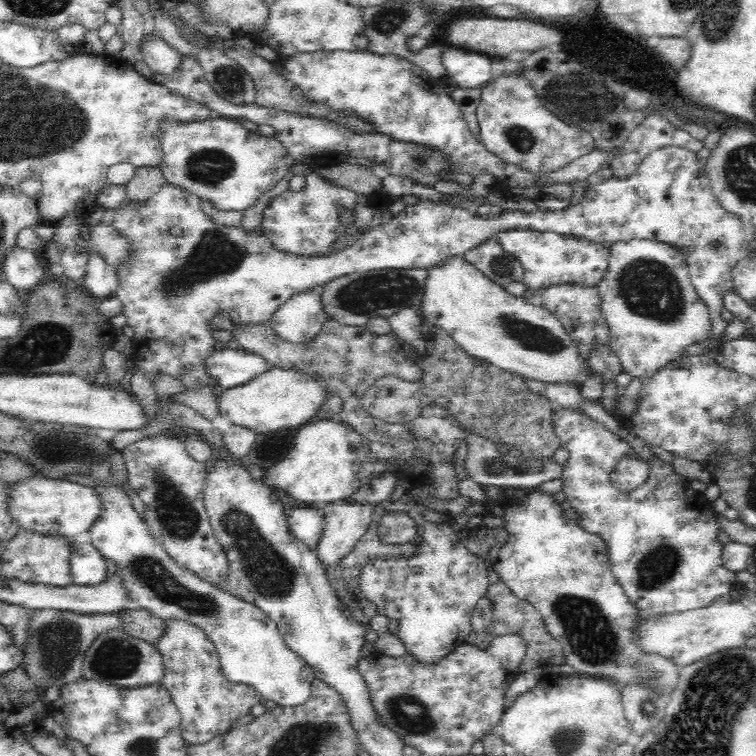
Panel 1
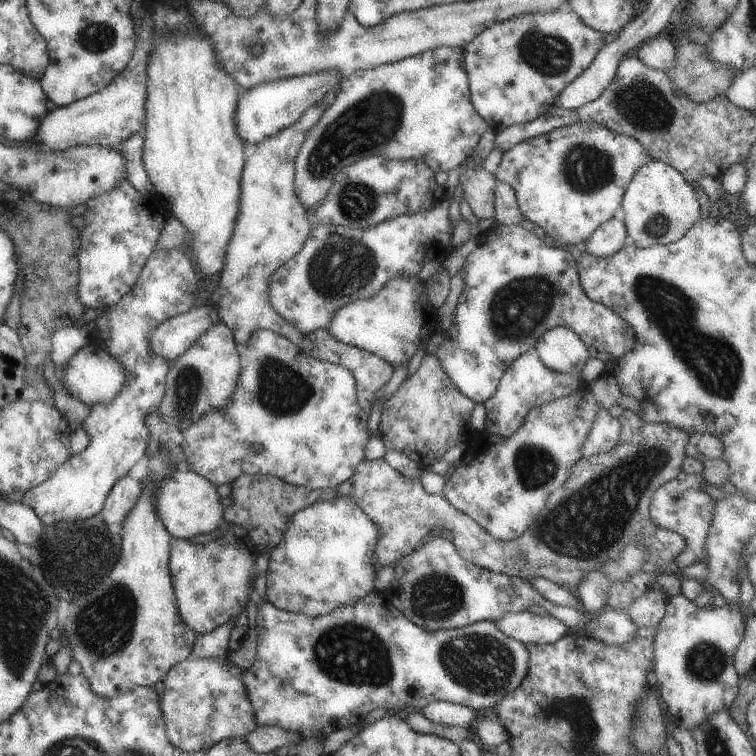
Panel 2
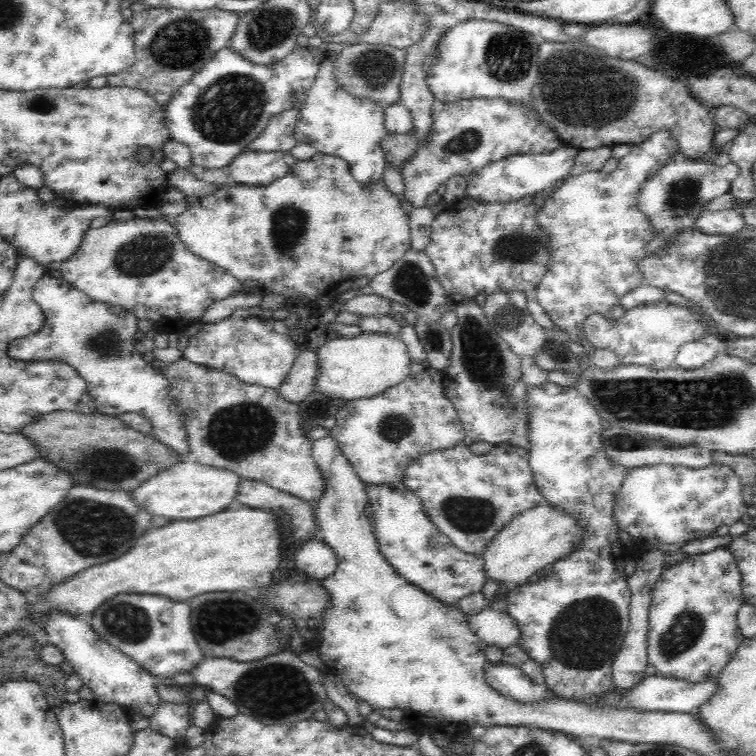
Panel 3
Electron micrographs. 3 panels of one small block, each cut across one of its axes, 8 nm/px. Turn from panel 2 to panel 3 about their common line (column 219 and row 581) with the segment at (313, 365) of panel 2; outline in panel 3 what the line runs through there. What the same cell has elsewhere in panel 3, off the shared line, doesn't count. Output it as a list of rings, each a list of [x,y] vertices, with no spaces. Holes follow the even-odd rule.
[[[404,483],[366,486],[372,506],[372,530],[381,555],[410,584],[436,600],[456,606],[459,600],[482,591],[486,582],[483,555],[461,551],[428,517],[419,496]]]

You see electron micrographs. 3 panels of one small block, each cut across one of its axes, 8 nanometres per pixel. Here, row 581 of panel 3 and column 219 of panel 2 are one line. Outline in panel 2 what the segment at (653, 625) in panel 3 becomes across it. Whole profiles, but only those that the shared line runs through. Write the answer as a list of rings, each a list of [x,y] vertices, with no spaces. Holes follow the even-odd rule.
[[[191,656],[169,668],[161,680],[163,692],[158,696],[170,745],[182,751],[205,750],[220,740],[243,737],[256,727],[253,708],[241,682],[241,671],[227,657]]]

